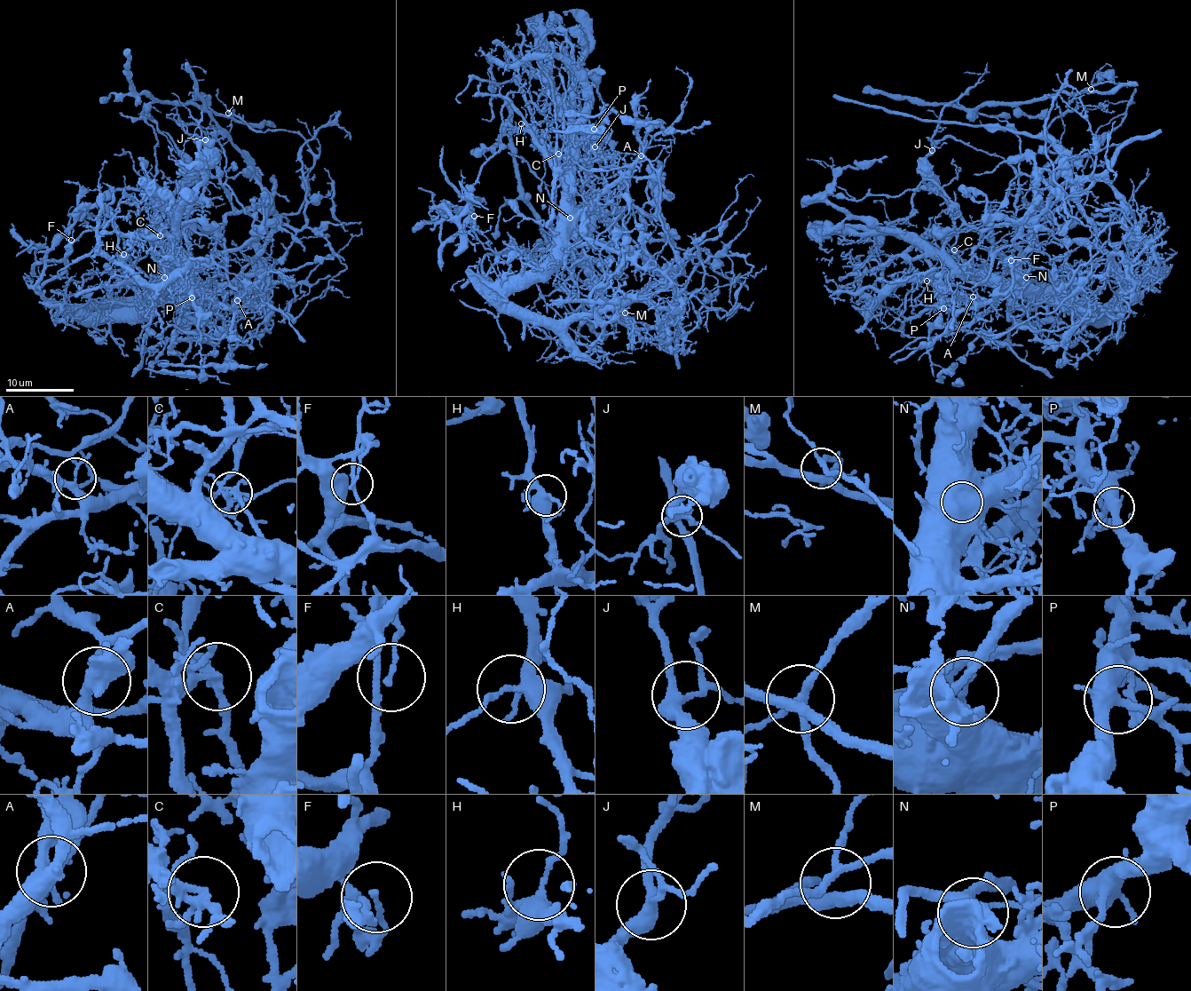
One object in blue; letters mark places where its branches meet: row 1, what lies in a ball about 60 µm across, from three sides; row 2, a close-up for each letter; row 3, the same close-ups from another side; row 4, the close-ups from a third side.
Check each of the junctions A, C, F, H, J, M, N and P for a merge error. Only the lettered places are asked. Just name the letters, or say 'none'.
A, C, F, N

